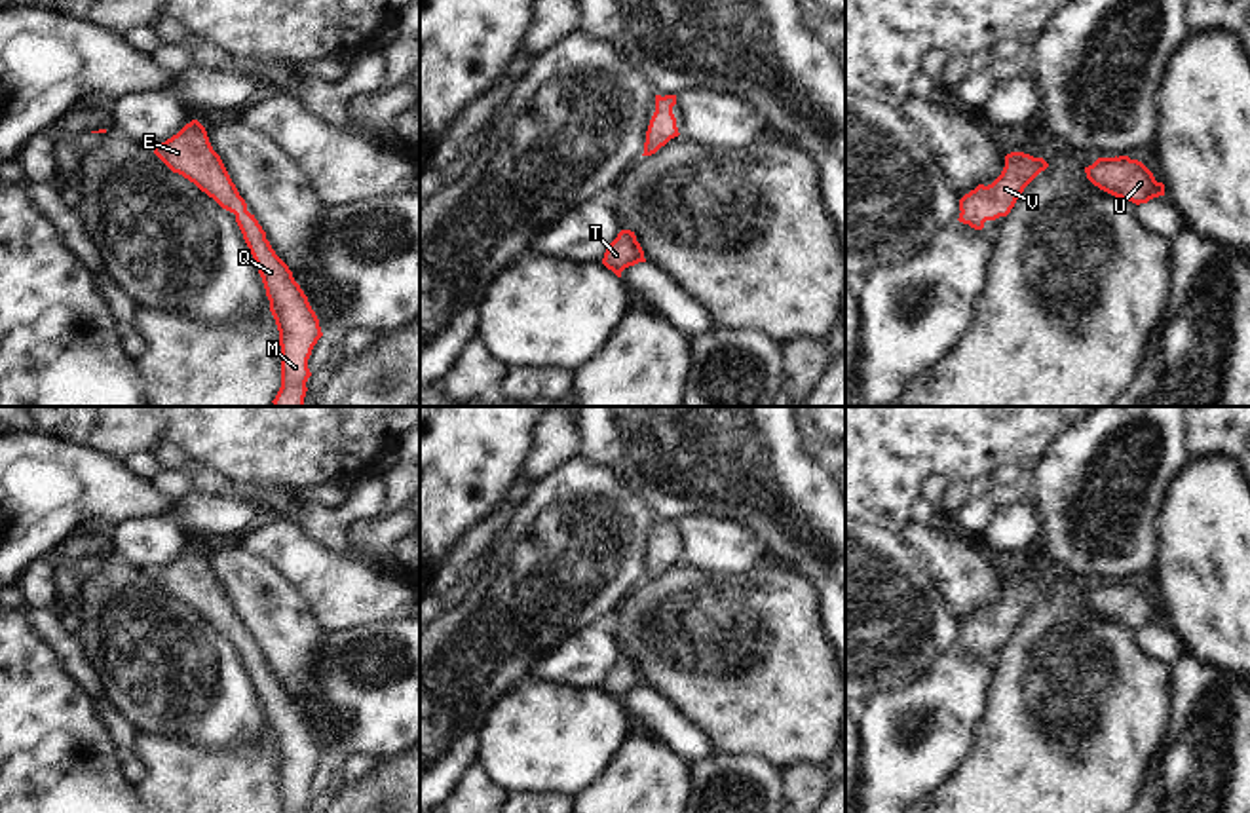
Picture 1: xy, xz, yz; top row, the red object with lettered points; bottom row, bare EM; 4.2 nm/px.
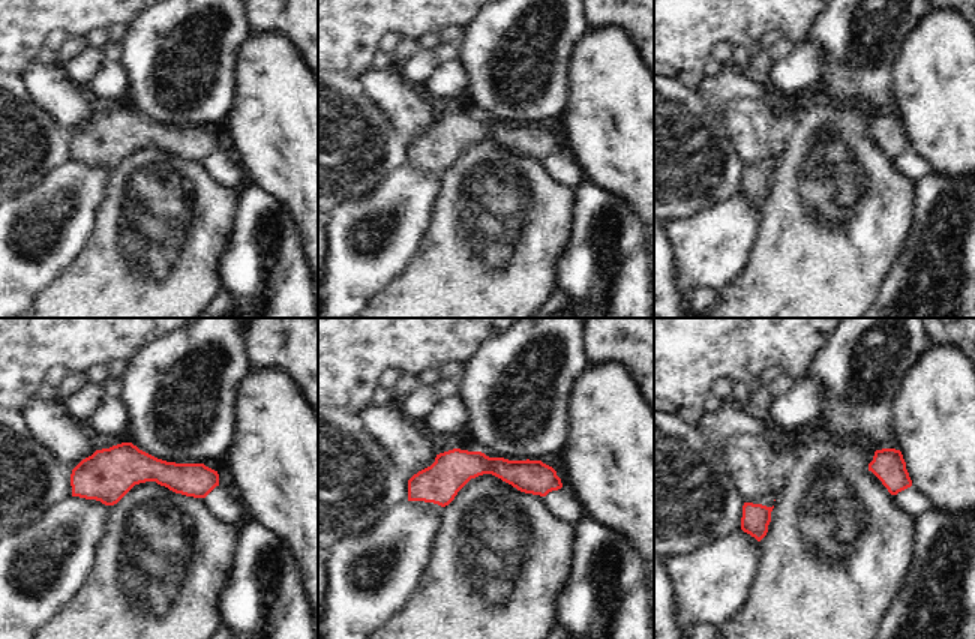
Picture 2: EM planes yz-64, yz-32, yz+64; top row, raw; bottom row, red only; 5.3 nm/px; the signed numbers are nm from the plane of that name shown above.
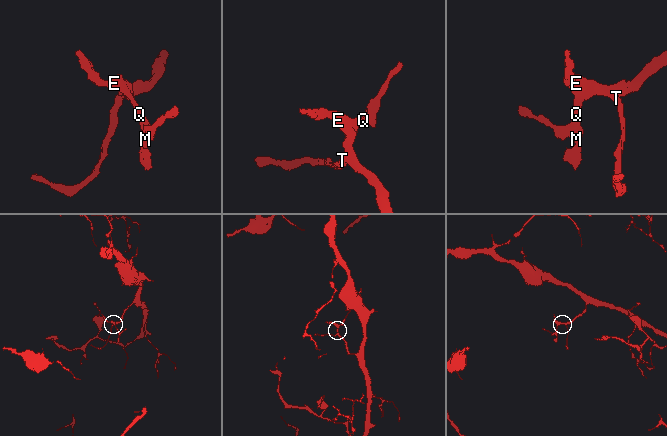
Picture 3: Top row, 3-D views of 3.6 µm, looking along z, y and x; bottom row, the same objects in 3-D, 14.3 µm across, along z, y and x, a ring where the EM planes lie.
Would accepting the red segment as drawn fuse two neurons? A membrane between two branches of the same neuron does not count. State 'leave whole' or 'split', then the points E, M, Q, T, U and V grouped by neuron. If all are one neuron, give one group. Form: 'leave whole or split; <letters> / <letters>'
leave whole; E M Q T U V

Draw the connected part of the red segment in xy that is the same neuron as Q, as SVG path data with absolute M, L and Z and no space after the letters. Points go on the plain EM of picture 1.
M192 545L177 560L152 574L173 598L194 608L222 634L236 640L279 756L281 813L306 813L312 802L308 785L323 762L319 745L289 691L272 674L258 646L247 636L247 629L232 608L220 581L213 576L205 553Z

